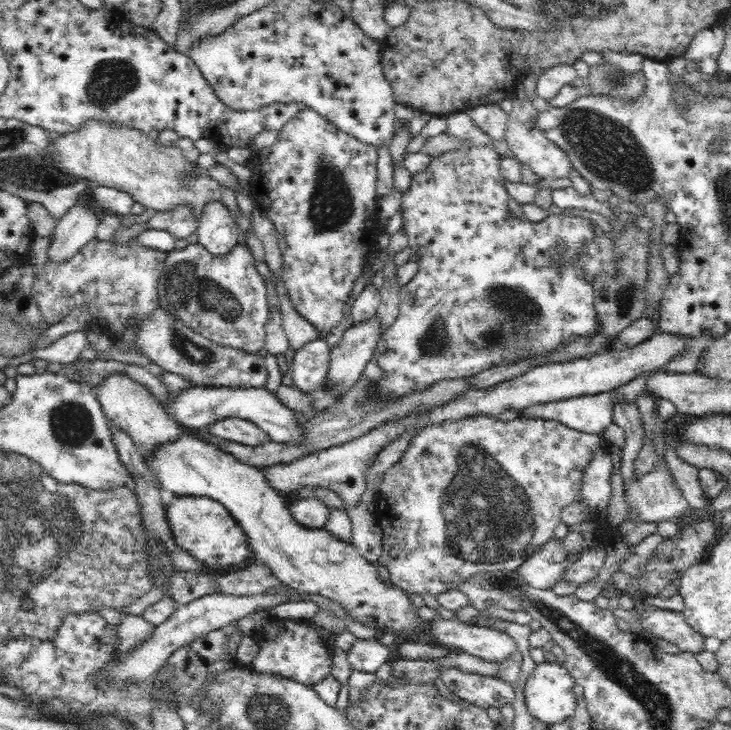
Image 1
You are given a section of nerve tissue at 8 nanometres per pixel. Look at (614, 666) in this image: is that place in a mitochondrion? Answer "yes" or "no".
yes

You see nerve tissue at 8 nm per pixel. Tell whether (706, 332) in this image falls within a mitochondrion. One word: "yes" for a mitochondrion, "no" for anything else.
no

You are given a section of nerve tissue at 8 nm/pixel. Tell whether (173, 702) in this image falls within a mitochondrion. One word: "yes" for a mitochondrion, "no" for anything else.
no

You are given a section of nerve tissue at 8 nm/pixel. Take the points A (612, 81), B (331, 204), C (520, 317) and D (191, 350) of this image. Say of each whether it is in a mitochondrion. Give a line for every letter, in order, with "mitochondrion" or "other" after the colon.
A: mitochondrion
B: mitochondrion
C: mitochondrion
D: mitochondrion

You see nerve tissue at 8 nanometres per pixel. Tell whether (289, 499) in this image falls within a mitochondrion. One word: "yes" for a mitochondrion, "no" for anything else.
no

